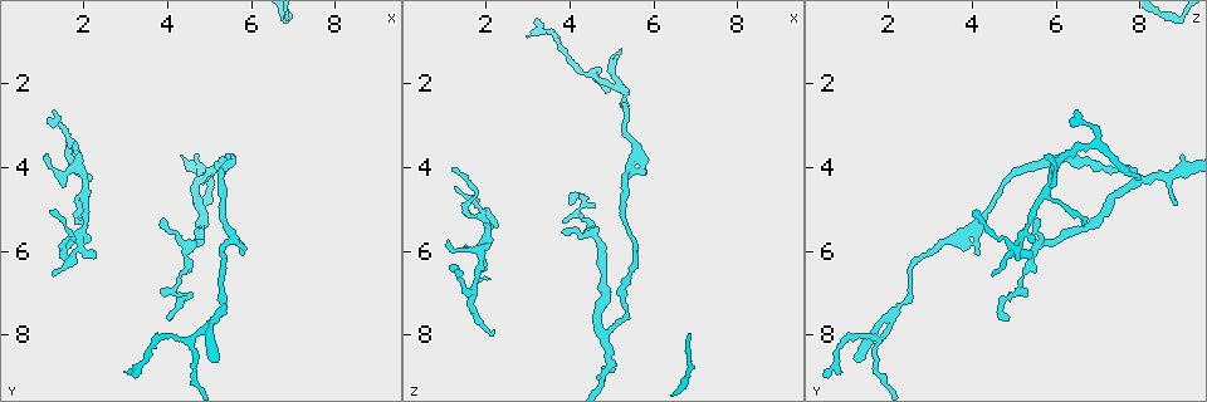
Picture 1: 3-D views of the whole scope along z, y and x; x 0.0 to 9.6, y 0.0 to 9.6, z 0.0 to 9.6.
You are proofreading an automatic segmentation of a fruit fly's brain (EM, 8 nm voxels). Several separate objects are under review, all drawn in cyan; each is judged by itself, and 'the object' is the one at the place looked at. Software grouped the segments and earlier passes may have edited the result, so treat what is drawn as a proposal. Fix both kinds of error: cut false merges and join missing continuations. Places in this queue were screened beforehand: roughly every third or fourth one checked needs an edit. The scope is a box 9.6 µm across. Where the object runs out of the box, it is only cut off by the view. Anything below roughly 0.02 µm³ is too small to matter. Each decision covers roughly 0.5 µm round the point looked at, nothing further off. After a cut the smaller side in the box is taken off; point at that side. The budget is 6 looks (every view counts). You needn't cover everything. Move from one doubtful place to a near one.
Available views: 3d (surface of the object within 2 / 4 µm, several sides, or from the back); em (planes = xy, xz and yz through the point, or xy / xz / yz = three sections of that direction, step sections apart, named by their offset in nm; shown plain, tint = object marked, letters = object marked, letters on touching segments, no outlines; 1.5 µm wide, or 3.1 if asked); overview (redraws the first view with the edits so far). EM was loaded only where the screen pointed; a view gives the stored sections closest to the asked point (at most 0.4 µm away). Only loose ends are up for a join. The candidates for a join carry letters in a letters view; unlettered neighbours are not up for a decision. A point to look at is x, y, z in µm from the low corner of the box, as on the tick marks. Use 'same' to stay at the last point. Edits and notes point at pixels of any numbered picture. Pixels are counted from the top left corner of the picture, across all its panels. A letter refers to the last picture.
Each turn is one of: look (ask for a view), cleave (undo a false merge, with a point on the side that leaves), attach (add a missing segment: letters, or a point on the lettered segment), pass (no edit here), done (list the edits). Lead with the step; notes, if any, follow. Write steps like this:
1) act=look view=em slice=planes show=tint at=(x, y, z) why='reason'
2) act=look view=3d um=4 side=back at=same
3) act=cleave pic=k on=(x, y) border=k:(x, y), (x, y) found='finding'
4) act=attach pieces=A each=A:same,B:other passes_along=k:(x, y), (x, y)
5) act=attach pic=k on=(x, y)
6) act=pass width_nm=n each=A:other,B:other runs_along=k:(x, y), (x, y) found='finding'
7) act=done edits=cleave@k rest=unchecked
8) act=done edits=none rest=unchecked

act=look view=3d um=4 at=(3.05, 8.95, 0.90) why='tapers out'

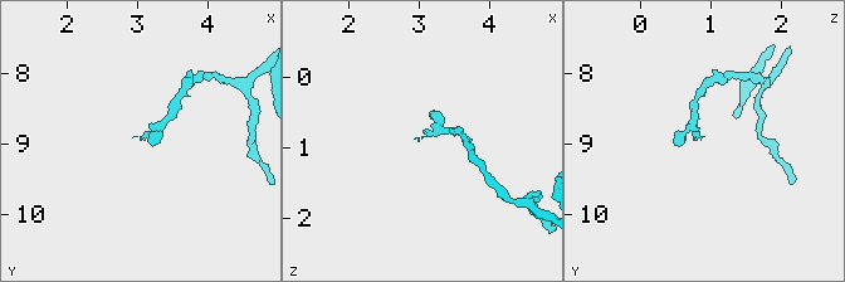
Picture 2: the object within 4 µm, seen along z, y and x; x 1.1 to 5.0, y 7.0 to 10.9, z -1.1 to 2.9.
act=look view=em slice=xy step=4 show=tint at=(3.00, 8.90, 0.90) why='now the EM'

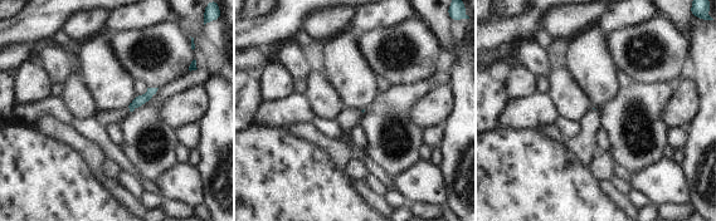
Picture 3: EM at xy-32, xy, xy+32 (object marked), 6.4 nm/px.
act=look view=em slice=xy step=4 show=letters at=same why='see the neighbours'

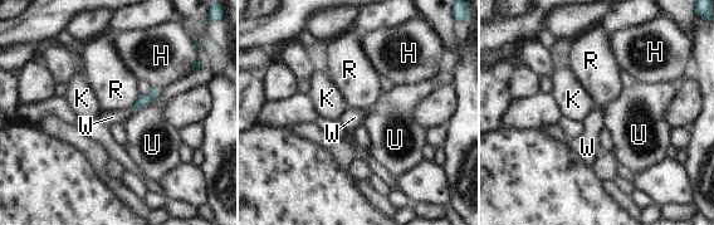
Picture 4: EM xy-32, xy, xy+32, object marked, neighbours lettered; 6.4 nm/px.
act=attach pieces=W each=H:other,K:other,R:other,U:other,W:same passes_along=4:(142, 101), (133, 109), (108, 118) found='the cell continues'

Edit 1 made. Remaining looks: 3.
act=look view=3d um=2 at=(2.20, 6.00, 5.45) why='thin end'

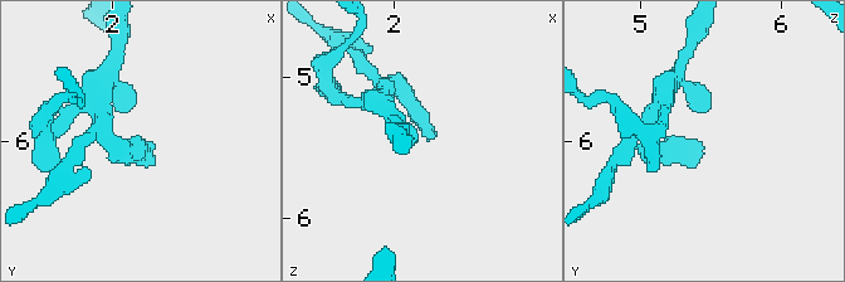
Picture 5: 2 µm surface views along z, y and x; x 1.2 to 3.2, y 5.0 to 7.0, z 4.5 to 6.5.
act=look view=em slice=planes show=letters at=(2.22, 6.02, 5.46) why='need the tissue'

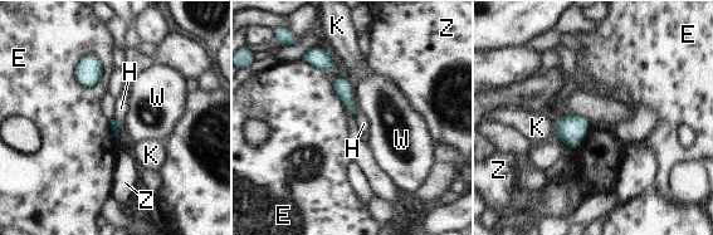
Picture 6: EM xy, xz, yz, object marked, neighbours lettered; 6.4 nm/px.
act=pass each=E:other,H:other,K:other,W:other,Z:other border=6:(92, 54), (76, 71), (86, 88) found='no lettered segment goes on from it'

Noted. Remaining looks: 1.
act=done edits=attach@4 rest=unchecked

